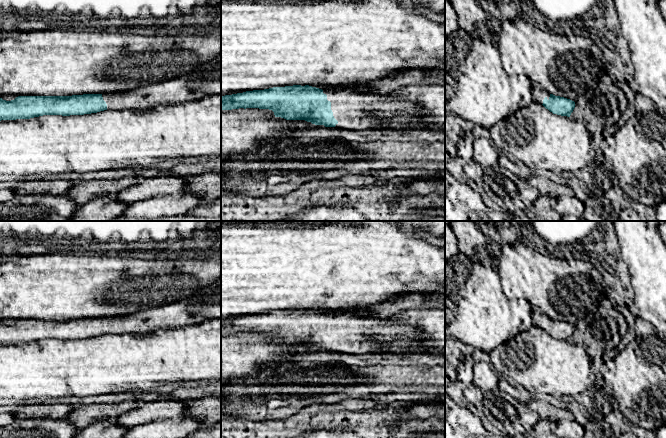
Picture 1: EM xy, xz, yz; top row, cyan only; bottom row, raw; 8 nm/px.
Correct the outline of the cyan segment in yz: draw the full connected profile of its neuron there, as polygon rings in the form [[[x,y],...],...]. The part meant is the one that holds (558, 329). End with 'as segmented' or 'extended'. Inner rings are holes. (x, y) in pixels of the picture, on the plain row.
[[[540,310],[533,312],[533,325],[542,328],[553,338],[570,341],[575,332],[575,326],[560,320],[549,318]]] | extended

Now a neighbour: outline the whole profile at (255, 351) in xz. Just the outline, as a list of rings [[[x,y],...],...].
[[[239,332],[221,335],[221,388],[235,379],[255,378],[283,355],[325,351],[305,344],[276,341],[269,333]]]

